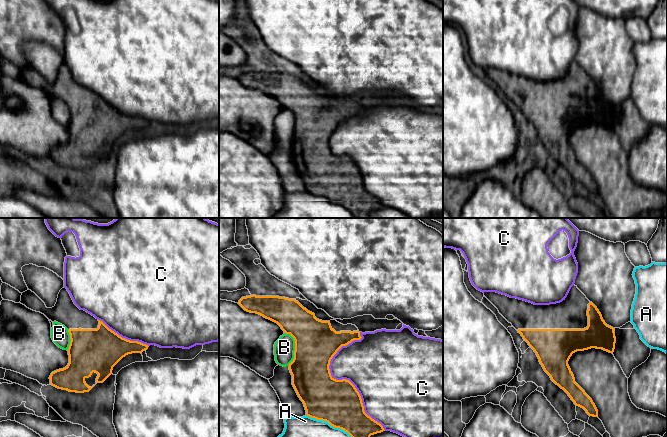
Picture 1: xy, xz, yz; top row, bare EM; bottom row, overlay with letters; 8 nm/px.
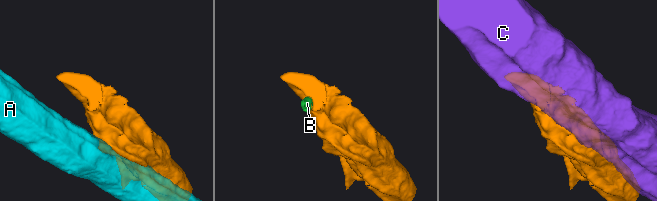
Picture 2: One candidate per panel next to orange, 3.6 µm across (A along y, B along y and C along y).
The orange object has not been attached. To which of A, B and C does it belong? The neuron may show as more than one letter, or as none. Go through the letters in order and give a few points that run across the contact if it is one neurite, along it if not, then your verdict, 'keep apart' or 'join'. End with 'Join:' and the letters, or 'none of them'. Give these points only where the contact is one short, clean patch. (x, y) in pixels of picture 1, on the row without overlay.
A: keep apart
B: xz (284, 108), (288, 109), (294, 116), (294, 134), (288, 141) | keep apart
C: keep apart
Join: none of them

